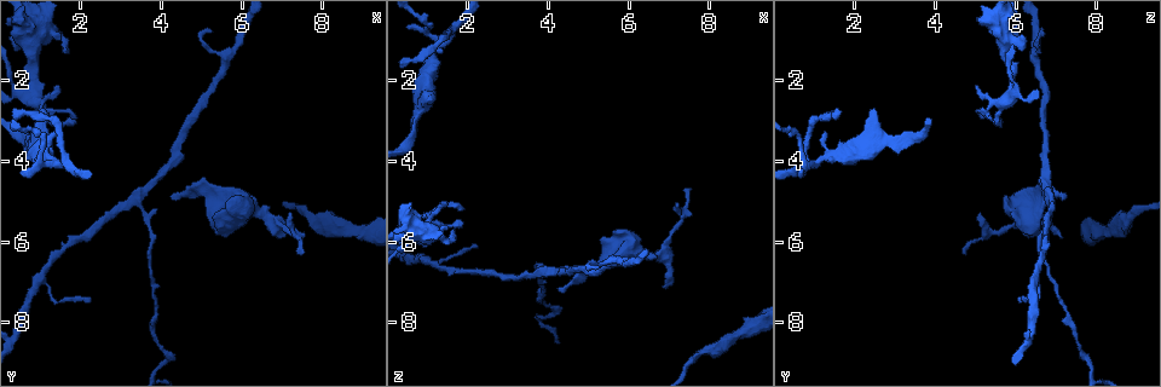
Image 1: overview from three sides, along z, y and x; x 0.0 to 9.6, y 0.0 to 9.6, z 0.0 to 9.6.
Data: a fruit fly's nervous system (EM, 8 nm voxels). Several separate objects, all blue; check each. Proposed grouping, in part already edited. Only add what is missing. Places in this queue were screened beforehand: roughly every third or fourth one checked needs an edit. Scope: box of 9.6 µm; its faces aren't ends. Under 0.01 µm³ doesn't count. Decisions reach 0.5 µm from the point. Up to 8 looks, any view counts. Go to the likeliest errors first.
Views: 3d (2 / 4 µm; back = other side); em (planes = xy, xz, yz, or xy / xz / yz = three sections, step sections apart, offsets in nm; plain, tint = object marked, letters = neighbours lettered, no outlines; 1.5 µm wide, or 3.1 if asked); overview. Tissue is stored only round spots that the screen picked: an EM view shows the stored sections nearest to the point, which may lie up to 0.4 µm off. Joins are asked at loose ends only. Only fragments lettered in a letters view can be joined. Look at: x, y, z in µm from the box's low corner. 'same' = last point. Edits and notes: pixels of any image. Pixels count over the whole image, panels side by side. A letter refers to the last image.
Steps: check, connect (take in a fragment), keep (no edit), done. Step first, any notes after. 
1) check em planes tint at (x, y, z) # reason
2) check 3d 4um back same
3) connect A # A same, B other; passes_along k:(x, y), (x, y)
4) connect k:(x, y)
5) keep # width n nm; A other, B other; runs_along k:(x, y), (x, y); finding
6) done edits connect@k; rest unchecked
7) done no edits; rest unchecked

check 3d 4um at (6.95, 5.80, 7.15) # branch stops here

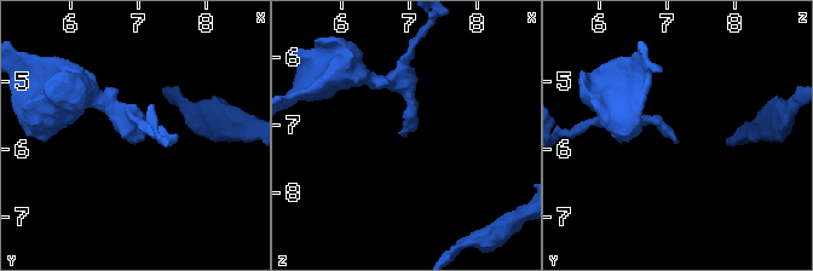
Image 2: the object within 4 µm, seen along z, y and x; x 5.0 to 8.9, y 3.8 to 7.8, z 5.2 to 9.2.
check em planes letters at (6.90, 5.90, 7.20)

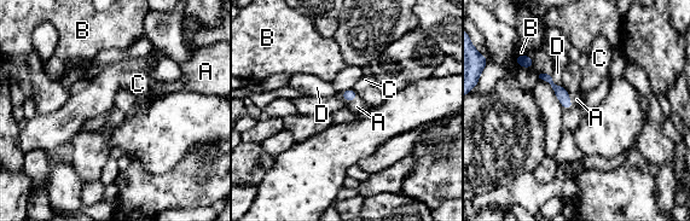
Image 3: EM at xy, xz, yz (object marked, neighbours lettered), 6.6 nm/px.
connect A # A same, B other, C other, D other; passes_along 3:(562, 94), (569, 100), (577, 99); it goes on there

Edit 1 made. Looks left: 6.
check overview # see it whole again

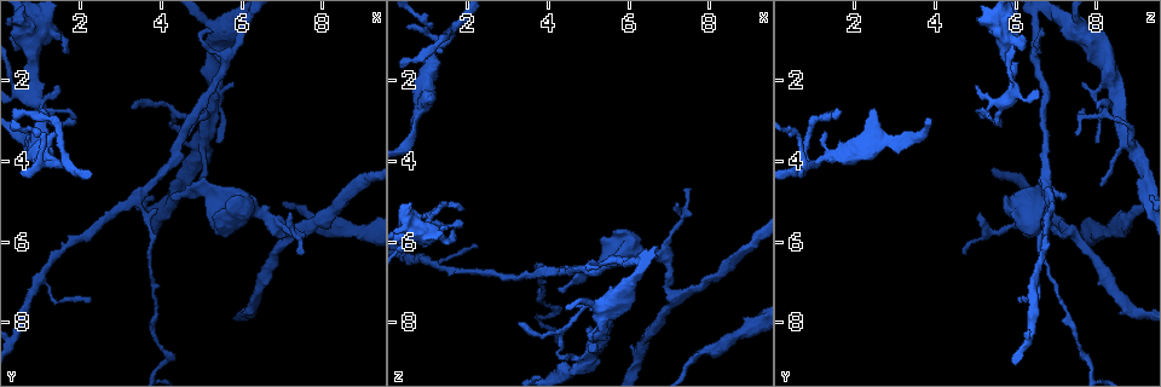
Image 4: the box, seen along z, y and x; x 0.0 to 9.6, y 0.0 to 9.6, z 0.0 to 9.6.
check em xy step 8 tint at (7.45, 6.30, 4.85) # tapers out

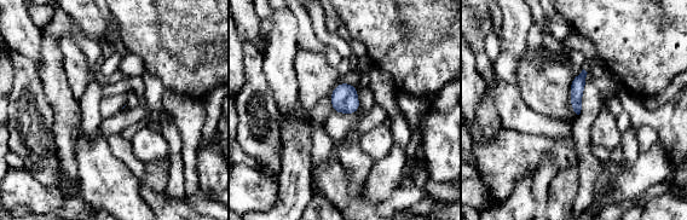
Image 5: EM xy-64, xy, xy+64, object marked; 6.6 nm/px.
check em xy step 8 letters same

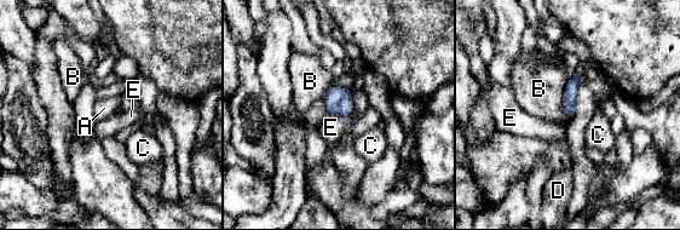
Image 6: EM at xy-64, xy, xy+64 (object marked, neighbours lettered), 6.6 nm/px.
keep # A other, B other, C other, D other, E other; border 6:(568, 79), (564, 108), (571, 116); no lettered fragment goes on from it

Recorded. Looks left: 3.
done edits connect@3; rest unchecked

